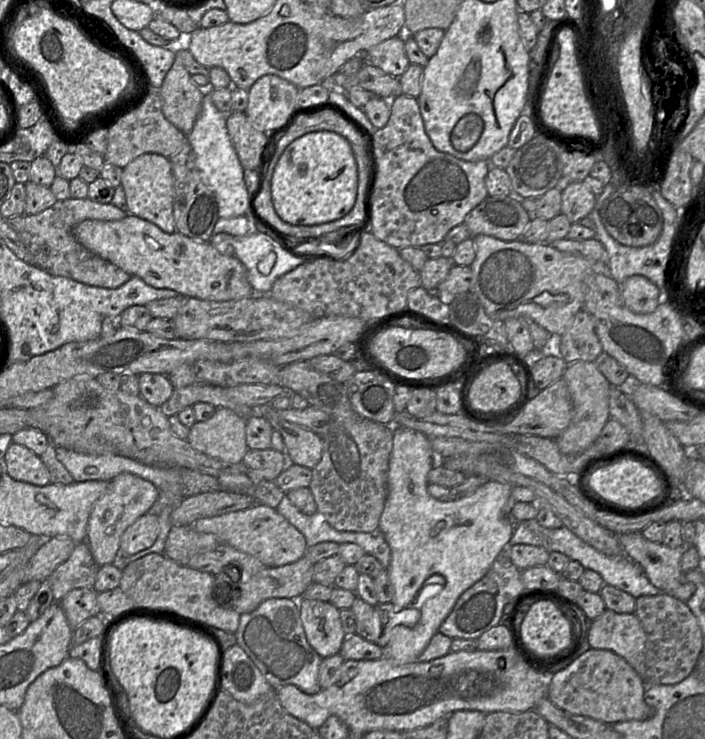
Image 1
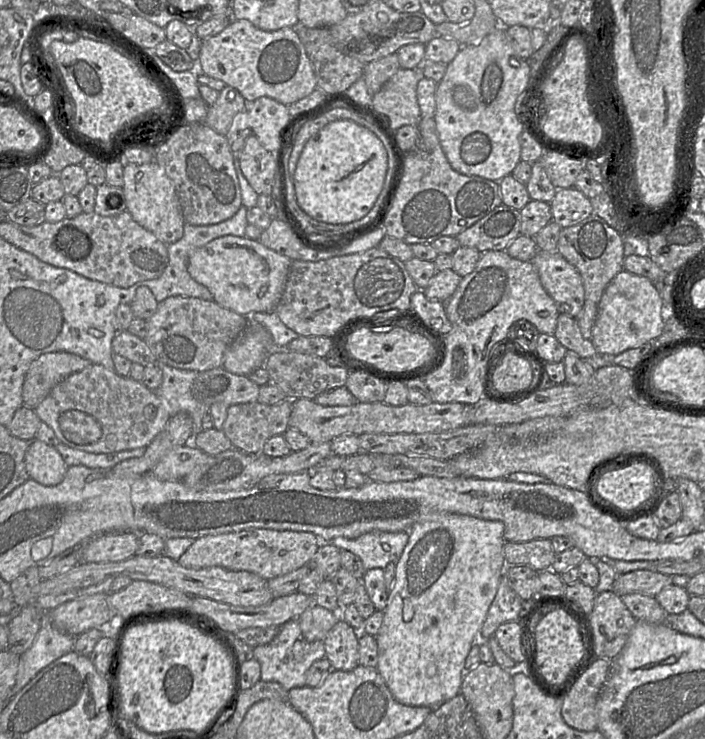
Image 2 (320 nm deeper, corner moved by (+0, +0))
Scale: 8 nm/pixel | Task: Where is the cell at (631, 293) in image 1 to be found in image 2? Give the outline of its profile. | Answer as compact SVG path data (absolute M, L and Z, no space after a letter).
M623 269L608 284L598 305L591 339L597 353L617 356L650 340L658 339L665 324L661 317L662 306L661 292L651 280Z

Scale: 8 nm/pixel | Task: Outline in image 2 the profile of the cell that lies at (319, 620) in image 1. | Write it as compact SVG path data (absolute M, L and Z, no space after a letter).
M342 618L328 631L324 647L332 669L349 671L359 665L359 632Z

